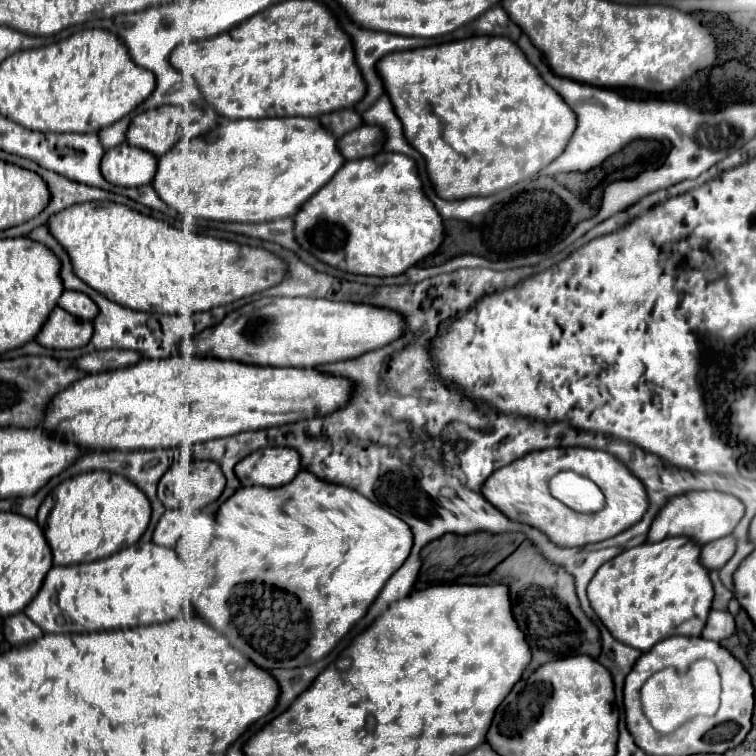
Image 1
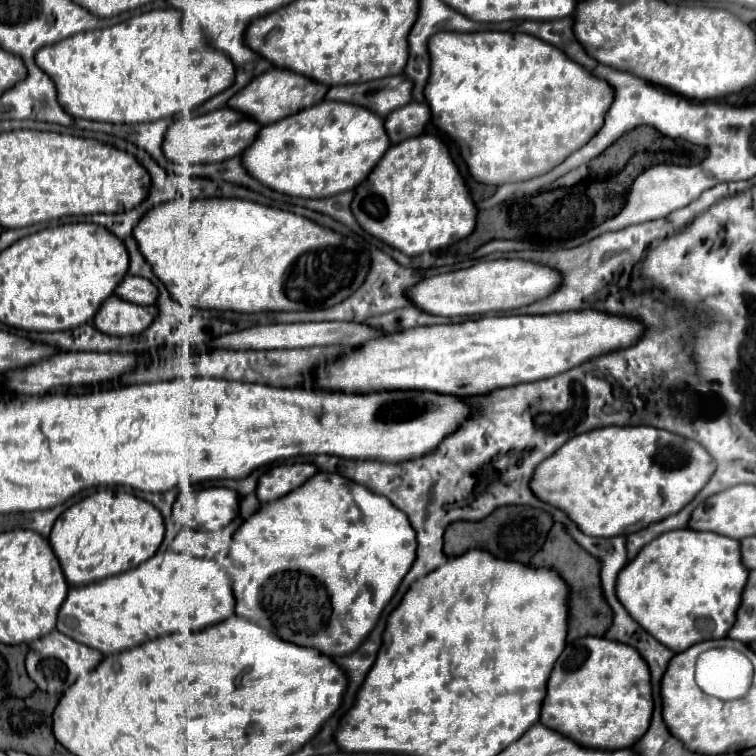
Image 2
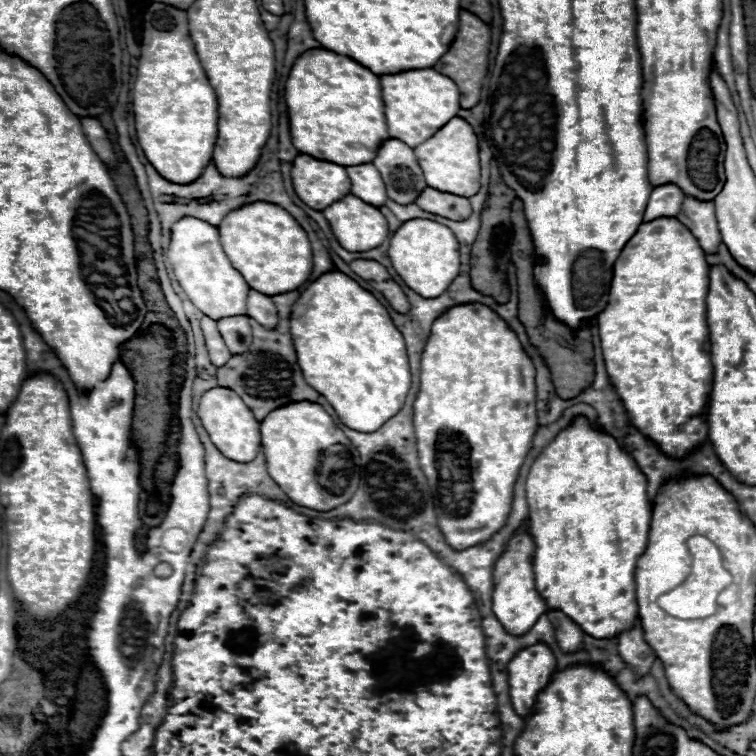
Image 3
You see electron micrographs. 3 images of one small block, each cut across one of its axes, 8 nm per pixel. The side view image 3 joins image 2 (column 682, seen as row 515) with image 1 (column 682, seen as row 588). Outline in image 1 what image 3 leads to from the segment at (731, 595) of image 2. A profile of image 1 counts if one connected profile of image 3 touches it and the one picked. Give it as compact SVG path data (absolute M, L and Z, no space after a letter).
M684 536L666 538L662 542L646 542L630 550L624 550L598 568L598 572L588 584L588 600L596 616L618 642L632 646L640 652L648 652L656 642L676 634L700 636L704 620L708 618L712 606L714 590L708 578L708 570L700 568L700 560L696 560L698 550L700 546L692 540L684 540Z

